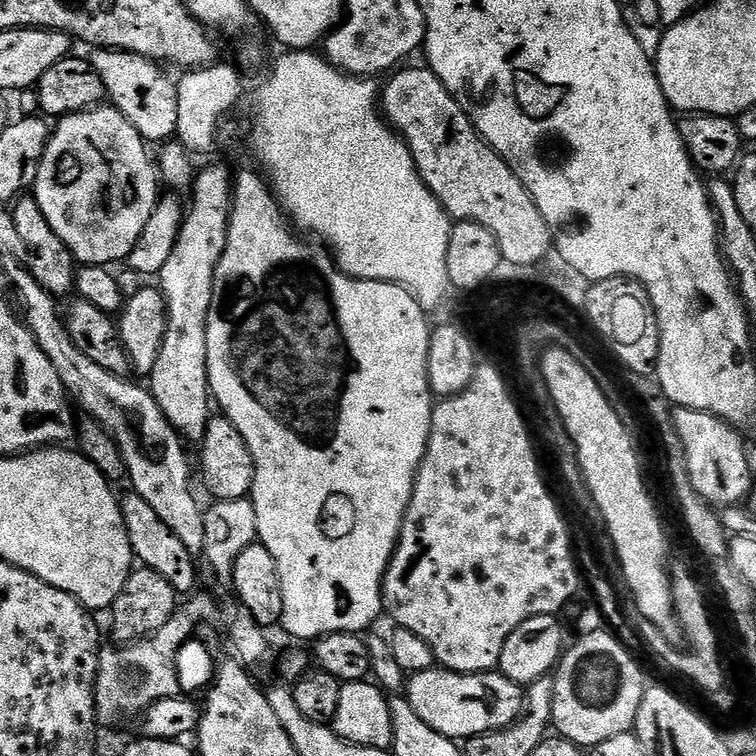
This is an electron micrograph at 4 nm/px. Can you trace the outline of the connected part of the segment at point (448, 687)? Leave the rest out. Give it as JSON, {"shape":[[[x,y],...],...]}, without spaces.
{"shape":[[[433,666],[407,677],[406,695],[410,706],[414,706],[414,714],[418,714],[426,726],[457,742],[509,728],[520,719],[526,708],[525,689],[510,682],[510,678],[498,670],[463,676],[460,672],[451,672],[449,668]]]}

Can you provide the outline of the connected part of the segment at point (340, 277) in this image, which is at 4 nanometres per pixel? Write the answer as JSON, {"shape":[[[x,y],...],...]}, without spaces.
{"shape":[[[257,172],[235,173],[226,248],[222,250],[222,258],[214,270],[212,301],[206,326],[210,396],[215,403],[216,400],[220,403],[219,411],[234,425],[238,434],[242,434],[242,442],[246,442],[252,461],[256,463],[250,499],[254,506],[254,518],[258,518],[256,535],[259,543],[270,550],[278,566],[278,578],[282,586],[280,624],[297,641],[315,642],[318,637],[335,632],[364,634],[379,618],[380,612],[382,616],[385,611],[384,575],[396,552],[396,543],[400,541],[404,515],[410,506],[416,475],[430,438],[434,407],[434,393],[428,387],[428,347],[432,341],[430,323],[424,317],[427,316],[425,308],[418,306],[418,302],[405,288],[381,280],[357,280],[347,276],[340,271],[331,251],[323,243],[297,234],[280,207],[269,181]]]}

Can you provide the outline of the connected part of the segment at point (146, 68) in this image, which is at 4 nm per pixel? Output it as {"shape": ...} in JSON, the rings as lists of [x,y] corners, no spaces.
{"shape":[[[95,48],[88,61],[102,80],[109,101],[146,142],[169,141],[177,130],[178,98],[176,83],[168,78],[155,61],[124,49]]]}

